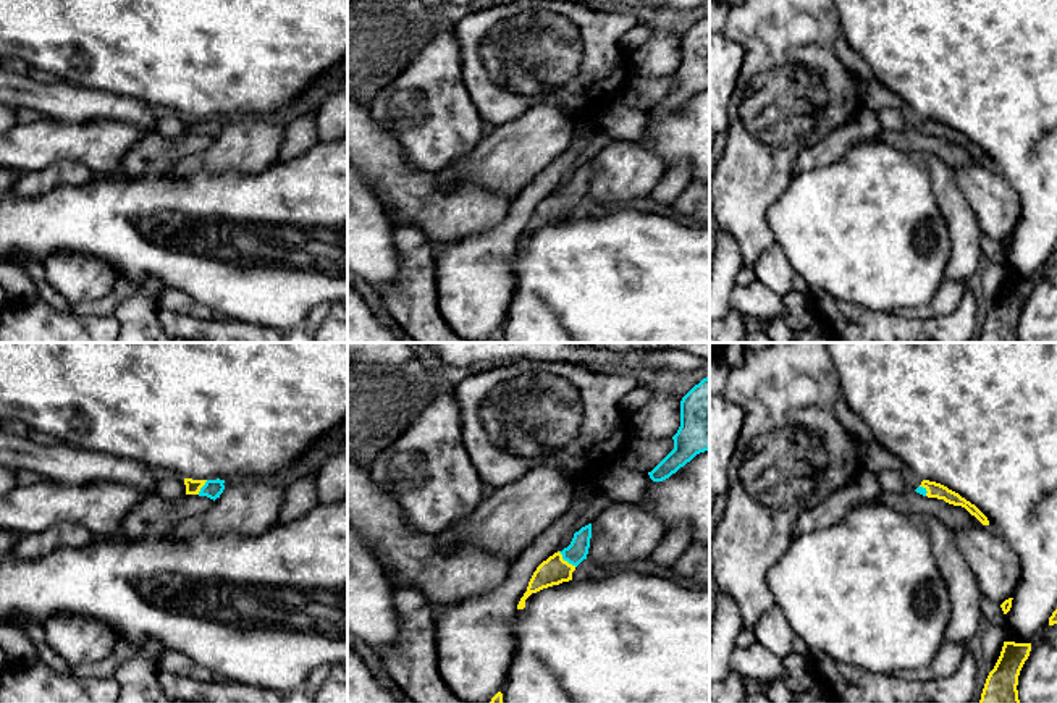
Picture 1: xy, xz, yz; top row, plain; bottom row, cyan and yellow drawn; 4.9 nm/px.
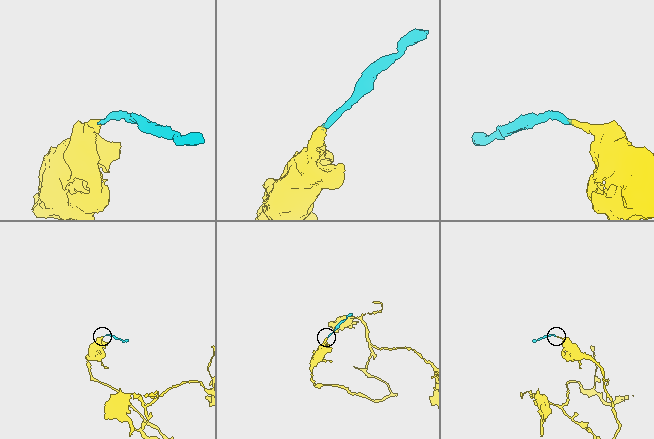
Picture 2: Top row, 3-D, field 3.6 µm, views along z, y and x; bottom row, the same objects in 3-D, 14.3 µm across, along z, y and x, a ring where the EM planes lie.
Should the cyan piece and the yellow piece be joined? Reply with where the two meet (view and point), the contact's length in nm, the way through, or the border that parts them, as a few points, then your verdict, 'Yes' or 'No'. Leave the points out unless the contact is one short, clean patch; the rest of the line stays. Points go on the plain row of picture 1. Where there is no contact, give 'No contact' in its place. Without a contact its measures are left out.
Touches cyan at xz (566, 197). Shared border 120 nm. Path across: xz (577, 188), (566, 197), (553, 209). Yes

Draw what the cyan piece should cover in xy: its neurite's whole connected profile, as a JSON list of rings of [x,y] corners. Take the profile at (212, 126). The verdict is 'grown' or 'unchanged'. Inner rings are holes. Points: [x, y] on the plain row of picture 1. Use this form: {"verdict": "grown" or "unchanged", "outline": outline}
{"verdict": "grown", "outline": [[[184,116],[186,123],[186,133],[199,133],[199,134],[207,134],[210,137],[220,136],[220,133],[225,128],[225,118],[192,118],[192,116]]]}

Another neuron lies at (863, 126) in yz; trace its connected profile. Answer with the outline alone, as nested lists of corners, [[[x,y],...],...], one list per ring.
[[[865,105],[847,120],[847,123],[819,139],[815,145],[805,147],[795,158],[792,176],[827,166],[850,154],[861,142],[881,139],[884,129],[879,124],[878,113]]]

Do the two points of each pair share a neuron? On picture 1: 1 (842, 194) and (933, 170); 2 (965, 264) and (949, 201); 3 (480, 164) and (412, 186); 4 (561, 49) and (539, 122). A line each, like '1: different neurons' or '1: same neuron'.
1: different neurons
2: same neuron
3: different neurons
4: different neurons

